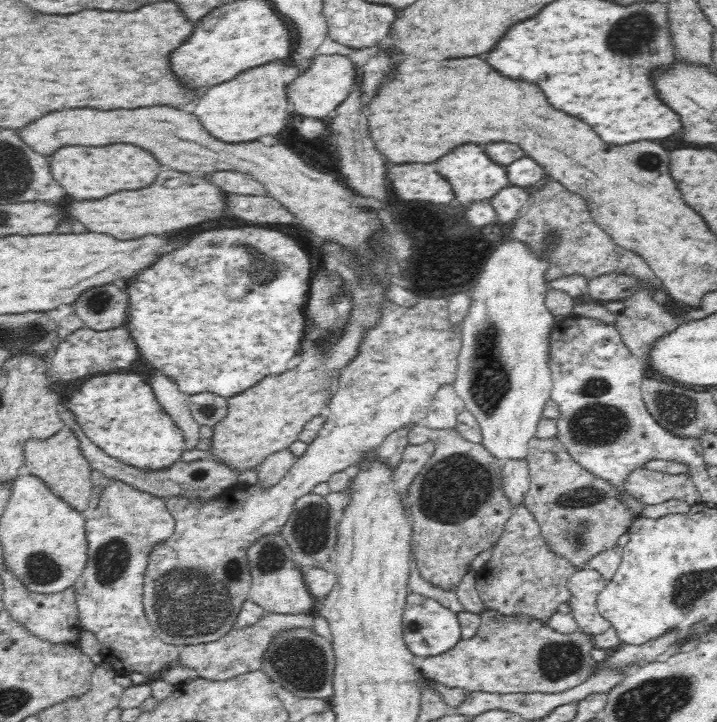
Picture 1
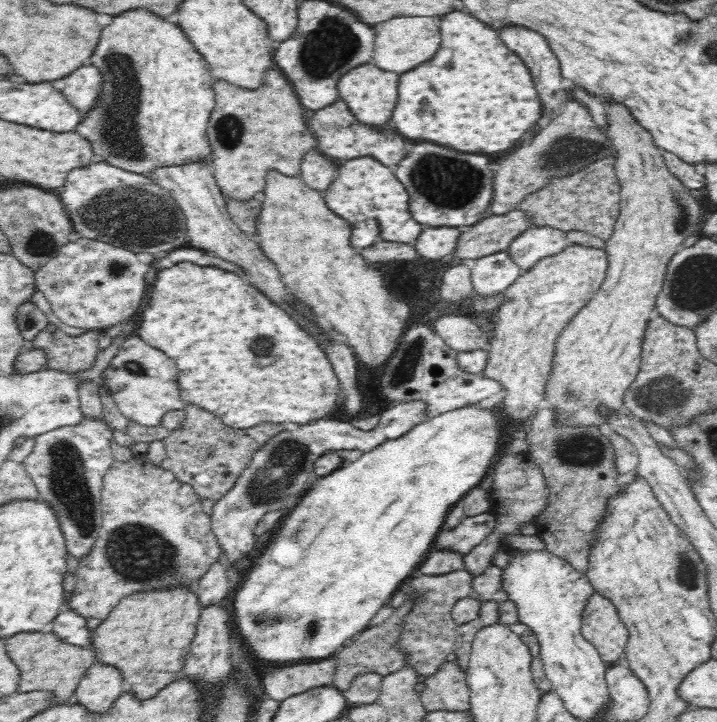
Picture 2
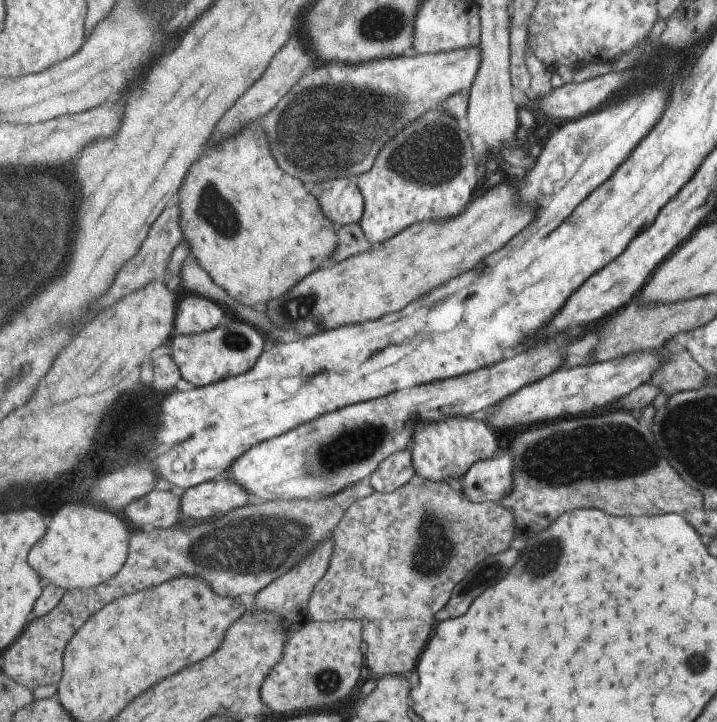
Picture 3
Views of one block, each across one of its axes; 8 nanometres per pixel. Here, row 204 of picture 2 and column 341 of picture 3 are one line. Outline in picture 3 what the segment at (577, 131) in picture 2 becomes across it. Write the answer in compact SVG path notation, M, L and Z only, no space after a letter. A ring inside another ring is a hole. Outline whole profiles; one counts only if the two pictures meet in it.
M371 478L357 482L333 496L321 500L273 500L265 504L247 504L245 508L233 510L227 516L215 518L211 522L195 522L195 524L177 524L171 530L167 528L145 528L135 530L129 564L125 564L123 572L117 574L103 586L93 590L71 590L61 600L59 608L55 608L45 618L35 620L35 626L21 634L21 638L1 652L3 656L3 672L13 680L37 690L37 686L59 684L63 678L63 652L77 630L103 606L117 600L119 596L133 594L151 586L159 586L177 576L203 578L211 584L219 596L239 598L241 594L259 594L269 588L275 580L285 576L289 570L297 568L305 556L309 556L317 544L333 538L341 520L349 512L353 504L375 494L375 486ZM249 518L269 518L269 520L249 520ZM33 636L37 640L37 654L49 658L33 658Z

